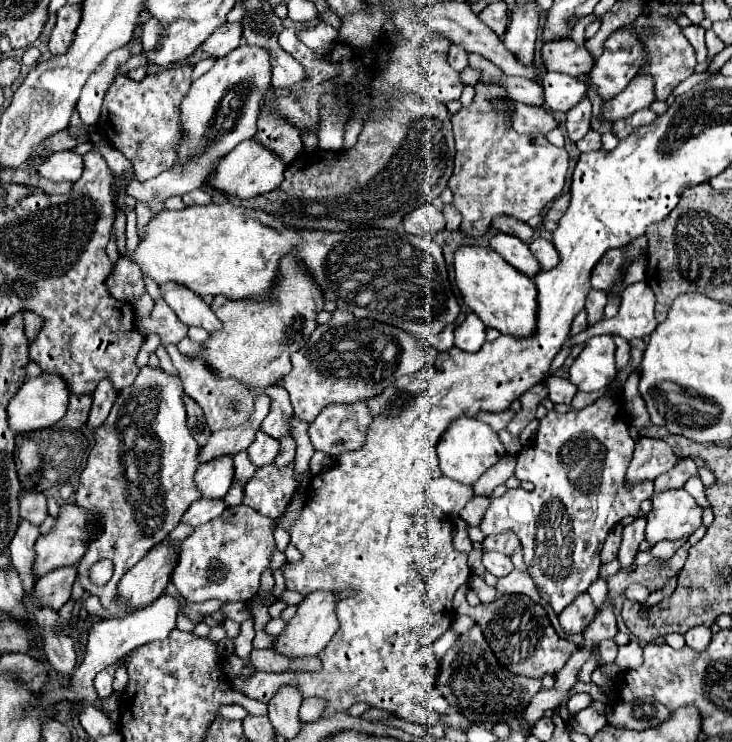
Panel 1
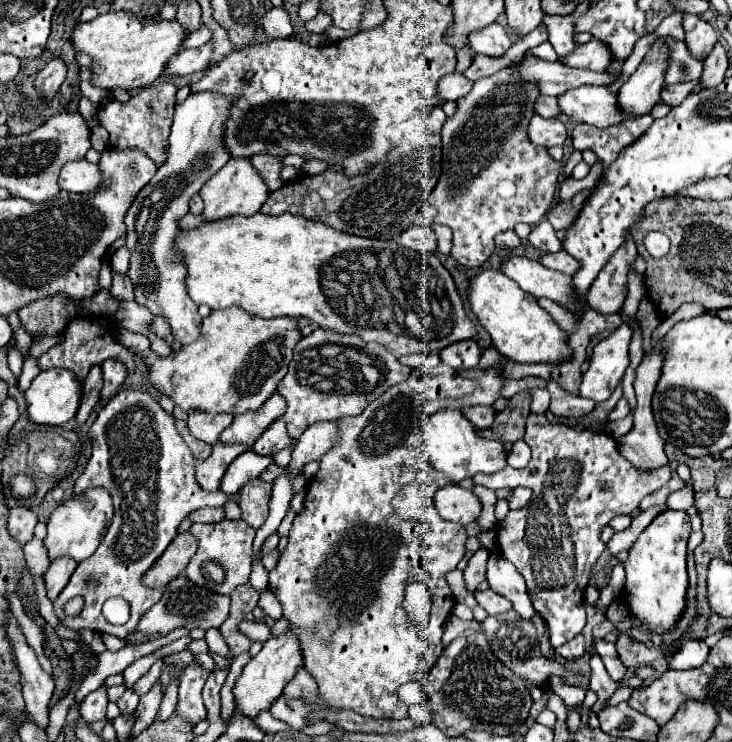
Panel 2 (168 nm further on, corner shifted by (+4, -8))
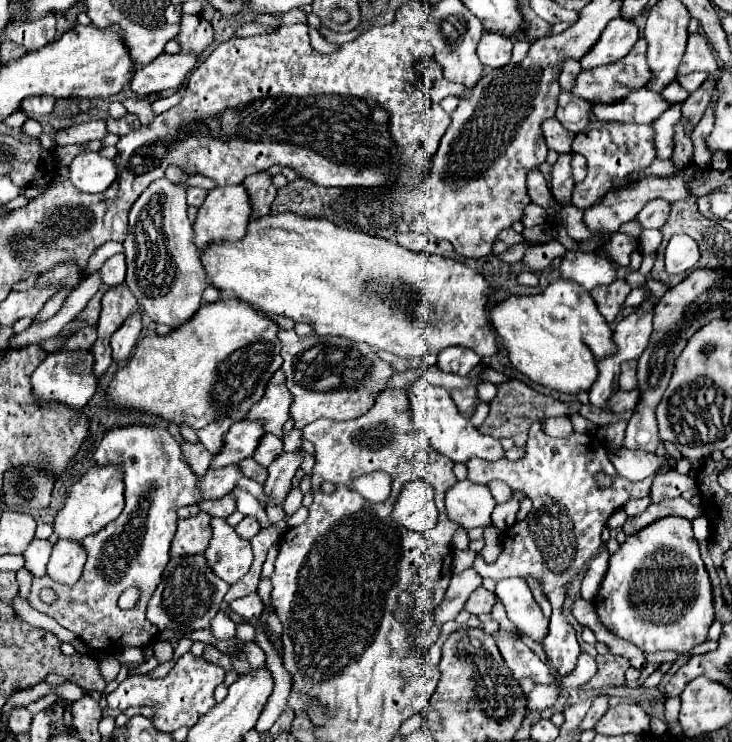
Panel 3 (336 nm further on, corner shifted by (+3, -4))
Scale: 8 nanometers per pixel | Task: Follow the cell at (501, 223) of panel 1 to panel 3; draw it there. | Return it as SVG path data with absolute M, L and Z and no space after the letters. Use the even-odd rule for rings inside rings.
M506 228L506 230L502 230L502 232L498 234L498 238L496 238L496 242L494 242L494 252L500 254L500 252L504 252L506 248L510 248L512 244L518 244L518 242L522 242L522 236L516 234L512 228Z

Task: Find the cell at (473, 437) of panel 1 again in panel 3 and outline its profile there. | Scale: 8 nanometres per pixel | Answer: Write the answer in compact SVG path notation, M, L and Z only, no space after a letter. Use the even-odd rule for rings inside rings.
M420 378L406 390L408 390L408 398L410 398L412 424L428 436L432 448L438 454L446 456L454 464L466 464L470 458L482 458L488 462L496 462L496 460L504 458L504 448L500 446L500 442L496 438L480 434L472 426L472 422L458 412L454 400L450 398L450 394L444 388L430 384L426 378Z

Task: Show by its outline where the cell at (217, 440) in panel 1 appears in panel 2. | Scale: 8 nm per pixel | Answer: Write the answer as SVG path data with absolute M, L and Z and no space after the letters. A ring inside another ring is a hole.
M275 392L261 408L237 416L233 420L233 424L223 430L219 440L227 442L227 444L243 442L243 444L251 446L269 428L269 424L273 424L277 418L281 418L285 414L285 408L287 408L285 398L279 392Z

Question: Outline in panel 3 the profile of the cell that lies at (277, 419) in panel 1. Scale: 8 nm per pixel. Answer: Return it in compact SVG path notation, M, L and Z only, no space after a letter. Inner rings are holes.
M264 434L256 452L254 452L254 460L262 466L268 466L280 454L282 454L282 440L274 434Z

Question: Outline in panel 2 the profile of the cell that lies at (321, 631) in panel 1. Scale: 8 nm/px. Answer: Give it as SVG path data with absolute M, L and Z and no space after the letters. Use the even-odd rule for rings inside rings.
M287 630L287 634L283 634L283 636L269 638L263 644L261 652L255 658L251 658L251 662L243 668L241 676L237 678L235 688L233 688L235 706L247 718L255 718L257 714L269 710L271 704L281 696L287 682L295 676L299 666L303 666L303 656L301 656L301 646L299 646L299 640L297 640L295 632Z

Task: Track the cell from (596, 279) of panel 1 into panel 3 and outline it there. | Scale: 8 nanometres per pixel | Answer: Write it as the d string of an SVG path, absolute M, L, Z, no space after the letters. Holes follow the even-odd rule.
M614 280L614 284L608 284L606 288L594 288L594 292L590 292L590 294L596 300L596 306L598 306L600 314L608 322L614 322L618 312L620 312L620 306L624 304L630 290L632 288L624 280Z

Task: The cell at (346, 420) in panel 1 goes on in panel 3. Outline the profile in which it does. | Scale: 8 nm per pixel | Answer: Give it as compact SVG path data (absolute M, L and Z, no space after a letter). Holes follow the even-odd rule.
M298 448L294 452L284 452L282 456L278 456L278 460L270 464L268 468L270 474L268 480L264 482L264 490L276 498L276 504L280 504L290 492L290 480L302 466L302 456L304 456L304 448Z

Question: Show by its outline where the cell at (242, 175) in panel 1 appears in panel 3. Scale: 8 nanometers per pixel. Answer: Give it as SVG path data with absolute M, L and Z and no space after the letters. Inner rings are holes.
M242 184L214 188L208 192L204 204L198 208L198 218L194 222L194 244L198 246L198 250L202 250L210 242L240 240L246 232L248 220L250 220L250 196L246 196L246 188L242 188Z

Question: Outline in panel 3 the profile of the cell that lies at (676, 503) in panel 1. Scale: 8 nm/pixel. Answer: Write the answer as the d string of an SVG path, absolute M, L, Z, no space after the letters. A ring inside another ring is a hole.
M666 516L642 528L642 532L626 536L620 550L610 556L610 566L602 580L600 592L594 598L594 606L600 622L610 632L636 644L642 652L686 652L704 642L708 628L714 622L714 608L710 580L698 552L698 542L692 534L692 522L678 516Z

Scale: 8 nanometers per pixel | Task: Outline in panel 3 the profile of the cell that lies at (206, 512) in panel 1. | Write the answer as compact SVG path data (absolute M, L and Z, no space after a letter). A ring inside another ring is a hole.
M224 496L224 498L216 498L216 500L202 500L198 506L202 512L216 516L216 518L228 518L236 510L232 496Z

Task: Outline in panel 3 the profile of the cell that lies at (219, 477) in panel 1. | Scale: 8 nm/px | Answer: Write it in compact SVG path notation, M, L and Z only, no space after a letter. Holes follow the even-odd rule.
M242 420L242 422L232 424L230 430L226 432L226 436L224 436L224 446L212 458L210 468L238 464L244 458L252 456L262 434L264 434L262 424L256 422L256 420Z

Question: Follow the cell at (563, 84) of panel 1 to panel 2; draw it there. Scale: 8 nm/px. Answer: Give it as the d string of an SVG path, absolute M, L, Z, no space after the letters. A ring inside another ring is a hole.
M585 86L565 92L559 96L559 104L561 114L595 128L609 128L629 120L619 108L617 94L601 86Z

